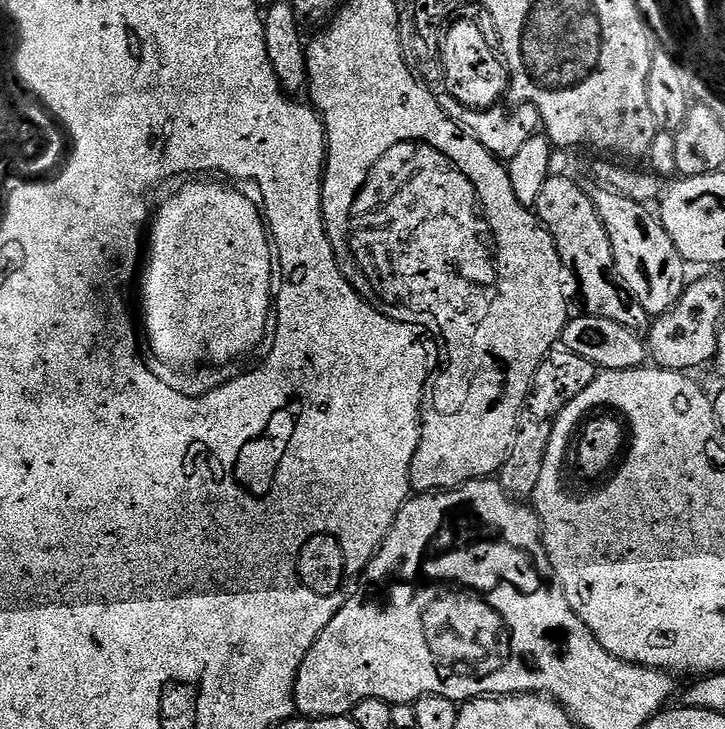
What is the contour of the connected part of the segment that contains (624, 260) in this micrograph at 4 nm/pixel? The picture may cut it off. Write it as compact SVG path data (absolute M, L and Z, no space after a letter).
M596 186L596 189L591 189L590 195L606 226L606 234L610 234L610 250L614 250L617 281L635 303L643 306L649 317L655 318L664 312L671 312L686 287L686 262L678 246L674 246L659 215L653 209L651 212L647 203L626 198L611 188Z

